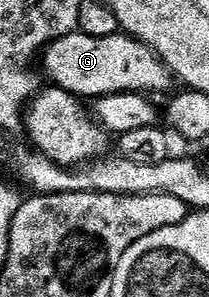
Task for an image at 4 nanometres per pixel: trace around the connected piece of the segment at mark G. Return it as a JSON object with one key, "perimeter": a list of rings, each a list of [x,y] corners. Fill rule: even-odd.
{"perimeter":[[[75,30],[48,44],[43,52],[44,59],[44,78],[52,86],[61,87],[85,101],[96,101],[120,91],[153,93],[149,91],[174,90],[175,76],[165,62],[158,59],[150,47],[124,33],[111,37],[91,37]]]}

